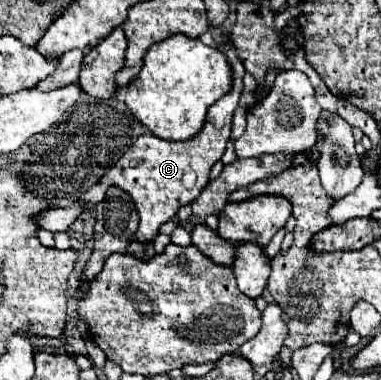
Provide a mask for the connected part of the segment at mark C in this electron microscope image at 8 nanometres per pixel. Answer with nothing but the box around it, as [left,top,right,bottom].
[80,44,246,244]

